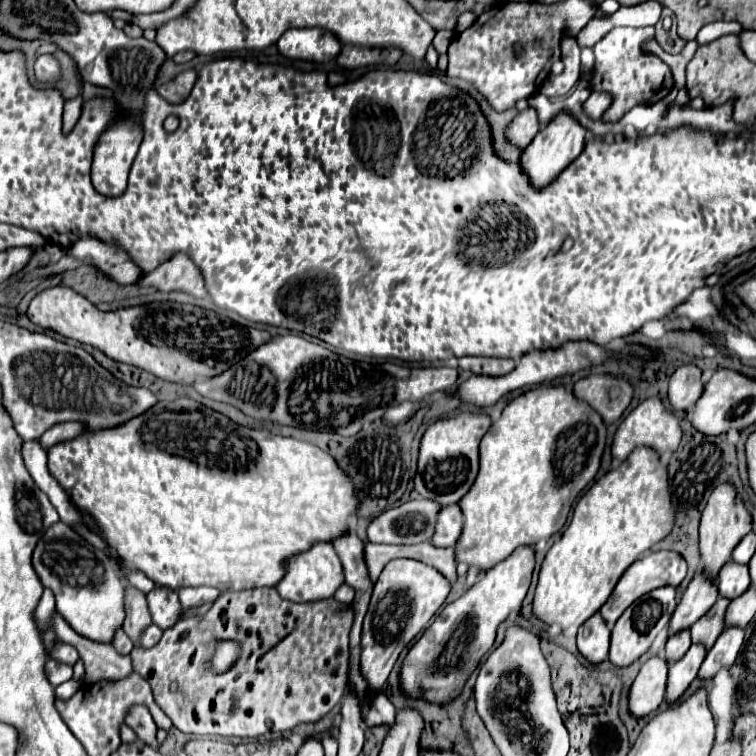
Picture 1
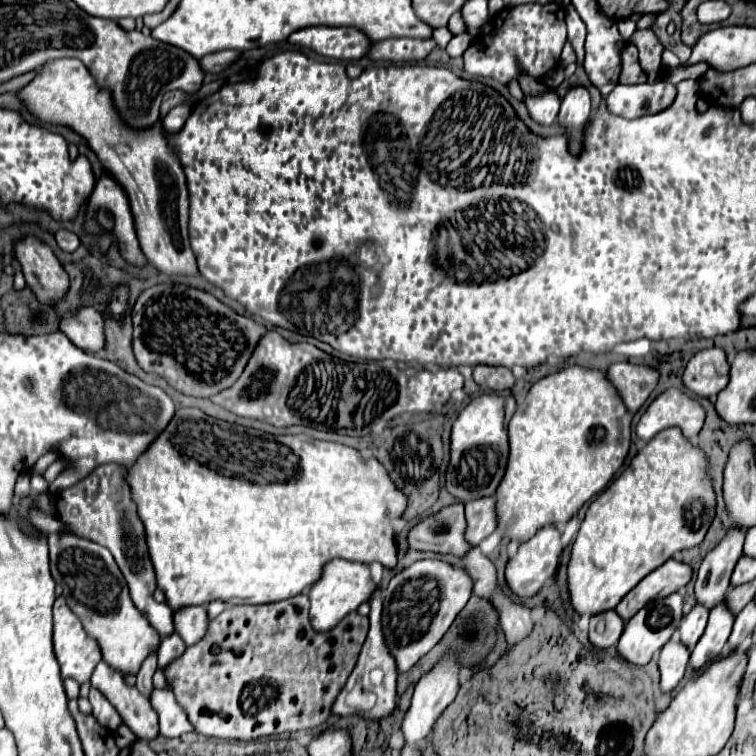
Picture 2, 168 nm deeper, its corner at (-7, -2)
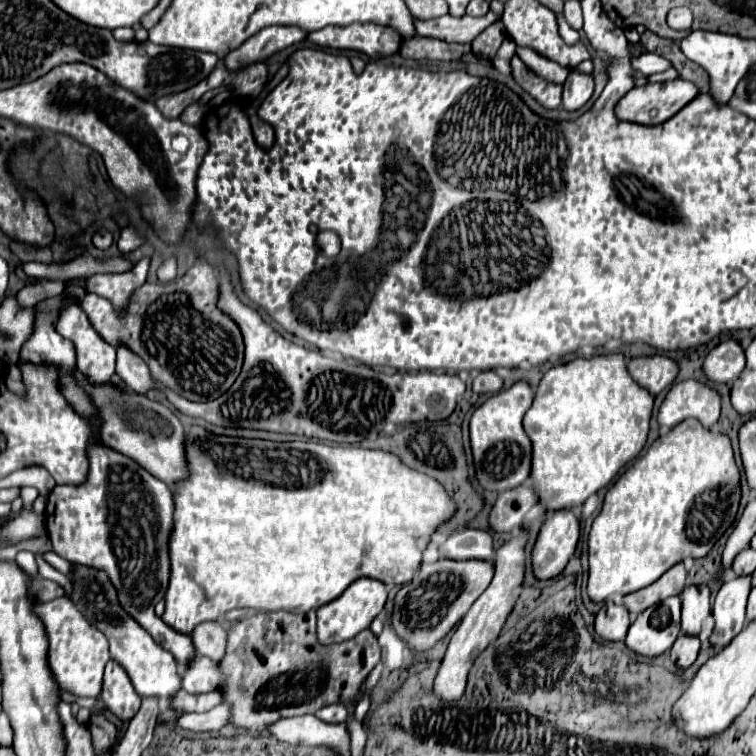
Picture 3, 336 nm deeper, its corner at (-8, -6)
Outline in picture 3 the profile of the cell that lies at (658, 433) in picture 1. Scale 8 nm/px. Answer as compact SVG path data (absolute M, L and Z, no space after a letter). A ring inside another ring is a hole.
M696 379L680 381L668 391L658 413L658 423L662 429L664 427L672 429L680 421L696 417L702 421L704 427L712 429L720 417L720 407L722 407L720 391Z

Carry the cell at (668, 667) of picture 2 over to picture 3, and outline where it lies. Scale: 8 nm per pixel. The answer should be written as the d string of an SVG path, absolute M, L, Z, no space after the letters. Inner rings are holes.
M682 633L682 635L678 635L678 639L676 639L670 653L672 653L672 659L676 661L676 665L686 669L696 661L698 651L700 651L700 639Z

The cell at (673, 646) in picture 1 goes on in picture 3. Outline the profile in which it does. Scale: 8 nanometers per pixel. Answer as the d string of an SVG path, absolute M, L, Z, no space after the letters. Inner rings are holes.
M688 585L682 591L682 629L686 635L698 635L702 621L710 615L710 587Z

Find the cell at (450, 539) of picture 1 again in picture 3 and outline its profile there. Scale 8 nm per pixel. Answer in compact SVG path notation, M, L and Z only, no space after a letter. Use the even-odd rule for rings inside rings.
M522 485L500 493L490 513L490 527L498 533L506 533L506 531L512 531L514 527L520 527L524 515L536 503L538 503L538 495L534 495L534 487L530 485Z

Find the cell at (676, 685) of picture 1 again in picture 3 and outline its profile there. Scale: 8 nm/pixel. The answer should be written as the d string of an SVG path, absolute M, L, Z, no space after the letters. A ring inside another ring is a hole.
M752 575L728 579L712 605L716 627L710 635L710 643L718 649L726 647L744 627L746 621L746 599L752 589Z

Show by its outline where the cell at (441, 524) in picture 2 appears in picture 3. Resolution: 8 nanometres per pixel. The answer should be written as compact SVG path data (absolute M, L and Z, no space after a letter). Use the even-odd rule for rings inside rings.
M468 527L448 537L448 541L440 549L450 559L492 559L494 555L492 533Z

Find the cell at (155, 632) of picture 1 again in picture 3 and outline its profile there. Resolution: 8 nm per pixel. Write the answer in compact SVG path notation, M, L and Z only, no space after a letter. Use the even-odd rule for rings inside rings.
M196 657L194 663L182 675L182 689L192 695L220 691L224 685L224 673L212 659L206 657Z

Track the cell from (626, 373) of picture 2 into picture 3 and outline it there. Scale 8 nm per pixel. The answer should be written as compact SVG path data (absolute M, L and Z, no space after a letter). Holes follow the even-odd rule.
M648 355L648 357L634 357L628 363L630 375L642 385L658 395L666 385L670 385L678 375L678 363L666 355Z

